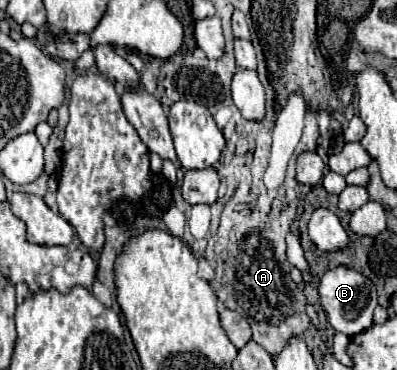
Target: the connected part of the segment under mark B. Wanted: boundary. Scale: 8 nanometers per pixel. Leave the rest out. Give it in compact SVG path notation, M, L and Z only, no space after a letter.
M345 266L333 268L333 270L325 272L325 276L321 278L319 296L321 296L321 304L327 312L327 320L335 332L343 332L349 338L353 338L371 328L373 310L377 306L377 290L375 290L373 282L369 278L365 278L363 274L359 274L351 268L345 268Z

